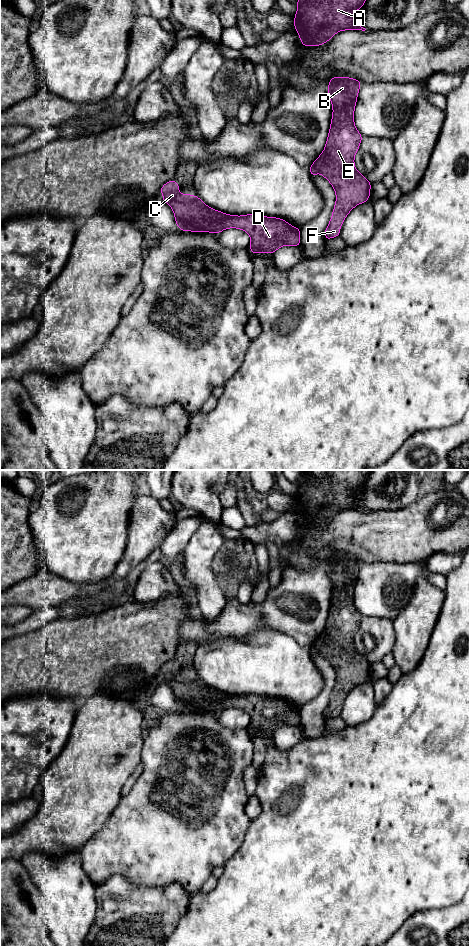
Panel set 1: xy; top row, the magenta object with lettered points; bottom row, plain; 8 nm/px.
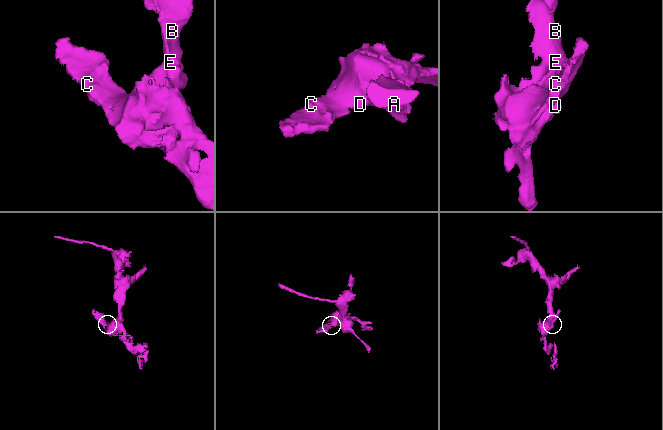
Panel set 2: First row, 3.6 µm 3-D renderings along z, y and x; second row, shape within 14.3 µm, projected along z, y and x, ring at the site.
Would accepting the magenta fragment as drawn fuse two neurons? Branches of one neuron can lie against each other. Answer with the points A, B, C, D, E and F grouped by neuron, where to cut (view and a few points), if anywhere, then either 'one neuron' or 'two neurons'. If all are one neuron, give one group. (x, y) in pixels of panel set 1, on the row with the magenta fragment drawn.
A B C D E F; no cut; one neuron

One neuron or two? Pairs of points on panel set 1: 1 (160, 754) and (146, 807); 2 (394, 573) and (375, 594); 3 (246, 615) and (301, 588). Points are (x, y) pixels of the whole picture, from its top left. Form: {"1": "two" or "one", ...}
{"1": "one", "2": "one", "3": "one"}

